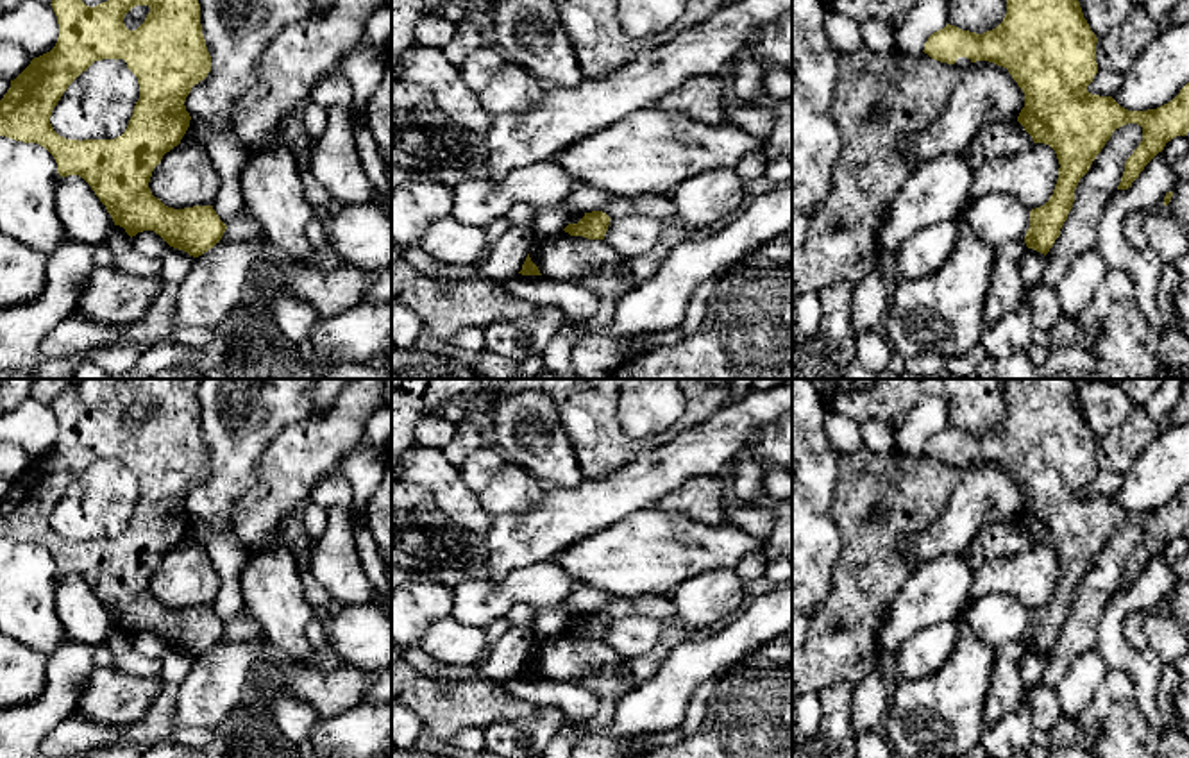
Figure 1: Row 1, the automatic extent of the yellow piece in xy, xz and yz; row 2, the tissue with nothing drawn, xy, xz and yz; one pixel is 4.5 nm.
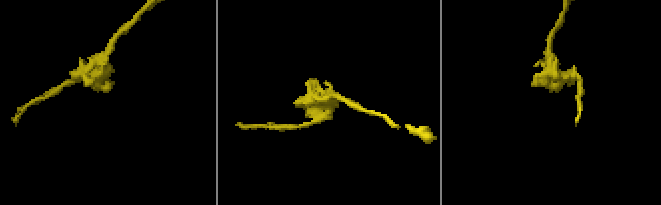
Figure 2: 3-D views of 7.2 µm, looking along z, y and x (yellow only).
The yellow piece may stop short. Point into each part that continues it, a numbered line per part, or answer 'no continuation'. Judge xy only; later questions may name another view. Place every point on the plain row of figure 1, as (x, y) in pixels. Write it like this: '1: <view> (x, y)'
no continuation

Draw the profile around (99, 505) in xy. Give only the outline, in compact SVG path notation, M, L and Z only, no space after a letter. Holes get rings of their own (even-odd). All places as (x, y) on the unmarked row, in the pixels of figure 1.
M95 461L63 493L50 524L66 540L114 540L125 533L138 501L138 477L125 465Z

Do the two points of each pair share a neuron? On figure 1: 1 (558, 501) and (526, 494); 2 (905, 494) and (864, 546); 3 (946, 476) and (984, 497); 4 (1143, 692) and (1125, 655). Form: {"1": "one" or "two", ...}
{"1": "two", "2": "one", "3": "two", "4": "one"}

